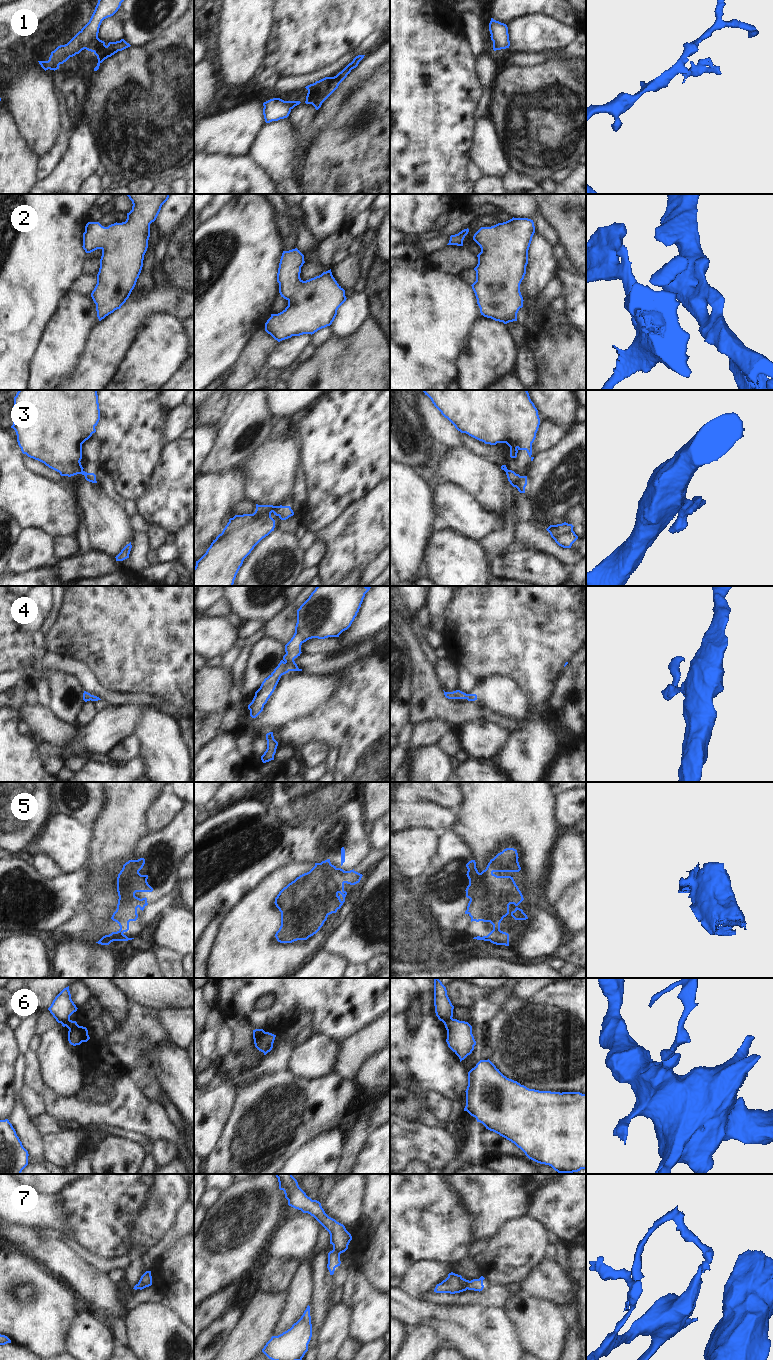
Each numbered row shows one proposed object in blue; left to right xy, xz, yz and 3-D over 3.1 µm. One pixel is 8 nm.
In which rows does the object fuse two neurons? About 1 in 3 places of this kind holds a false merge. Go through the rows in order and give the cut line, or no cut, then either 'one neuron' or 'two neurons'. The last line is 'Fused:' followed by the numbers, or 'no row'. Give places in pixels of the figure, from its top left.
1: cut in xy along (97, 36), (85, 48); two neurons
2: no cut; one neuron
3: cut in xz along (277, 506), (272, 511); two neurons
4: no cut; one neuron
5: cut in yz along (480, 873), (477, 890), (471, 900), (467, 913); two neurons
6: cut in xz along (264, 1031), (254, 1039); two neurons
7: cut in yz along (470, 1281), (466, 1288); two neurons
Fused: 1, 3, 5, 6, 7

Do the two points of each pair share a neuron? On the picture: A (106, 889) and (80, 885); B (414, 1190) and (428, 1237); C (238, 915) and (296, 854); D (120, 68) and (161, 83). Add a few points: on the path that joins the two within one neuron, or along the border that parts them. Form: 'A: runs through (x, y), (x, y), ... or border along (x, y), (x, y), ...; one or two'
A: border along (89, 862), (89, 902), (84, 909); two
B: runs through (414, 1202), (414, 1214), (423, 1225); one
C: border along (309, 861), (290, 862), (273, 870), (266, 877); two
D: runs through (130, 78), (138, 81), (143, 86), (151, 86); one

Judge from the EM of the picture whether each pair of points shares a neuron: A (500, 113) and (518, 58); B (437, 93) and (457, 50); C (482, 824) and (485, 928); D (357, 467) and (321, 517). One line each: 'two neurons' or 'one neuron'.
A: two neurons
B: one neuron
C: one neuron
D: one neuron

